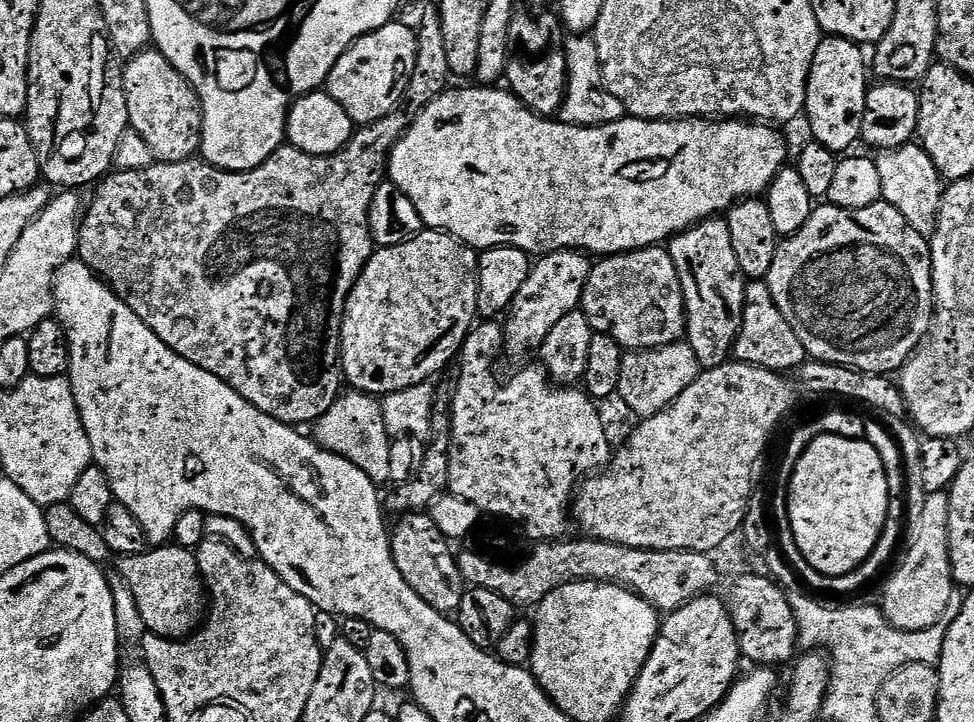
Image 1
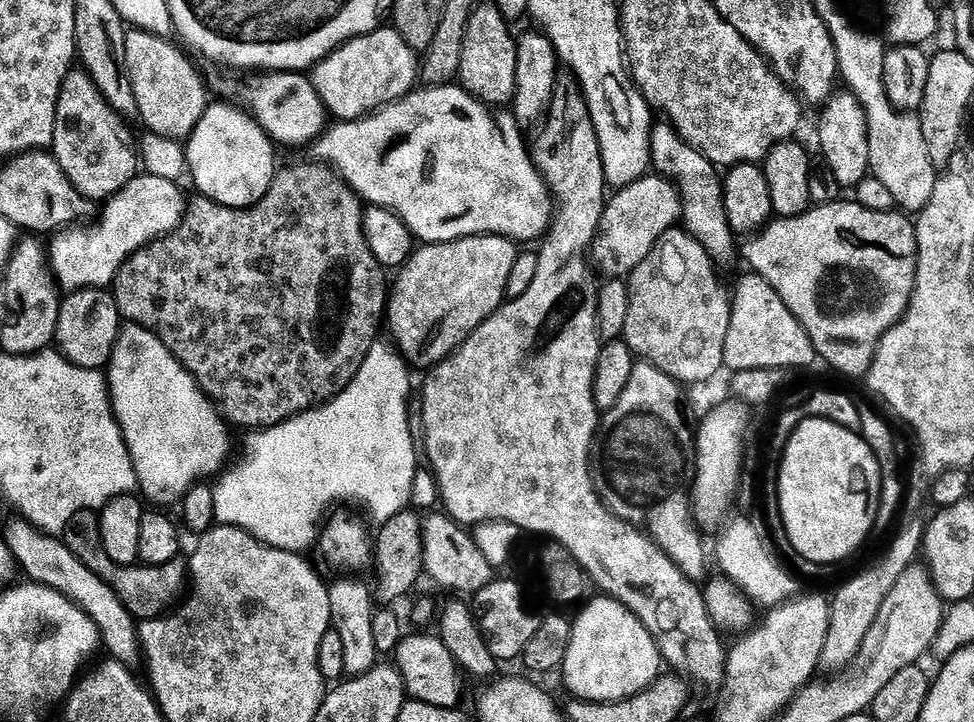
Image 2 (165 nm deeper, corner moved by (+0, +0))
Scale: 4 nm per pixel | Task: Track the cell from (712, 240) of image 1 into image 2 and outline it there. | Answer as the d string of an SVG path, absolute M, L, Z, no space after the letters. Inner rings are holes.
M656 122L652 126L652 158L659 175L669 179L677 188L684 201L682 213L683 227L708 251L717 262L737 259L738 236L733 232L726 206L724 205L724 185L717 165L711 164L694 146L690 146L676 132L676 127L667 122ZM737 240L737 244L736 244Z

